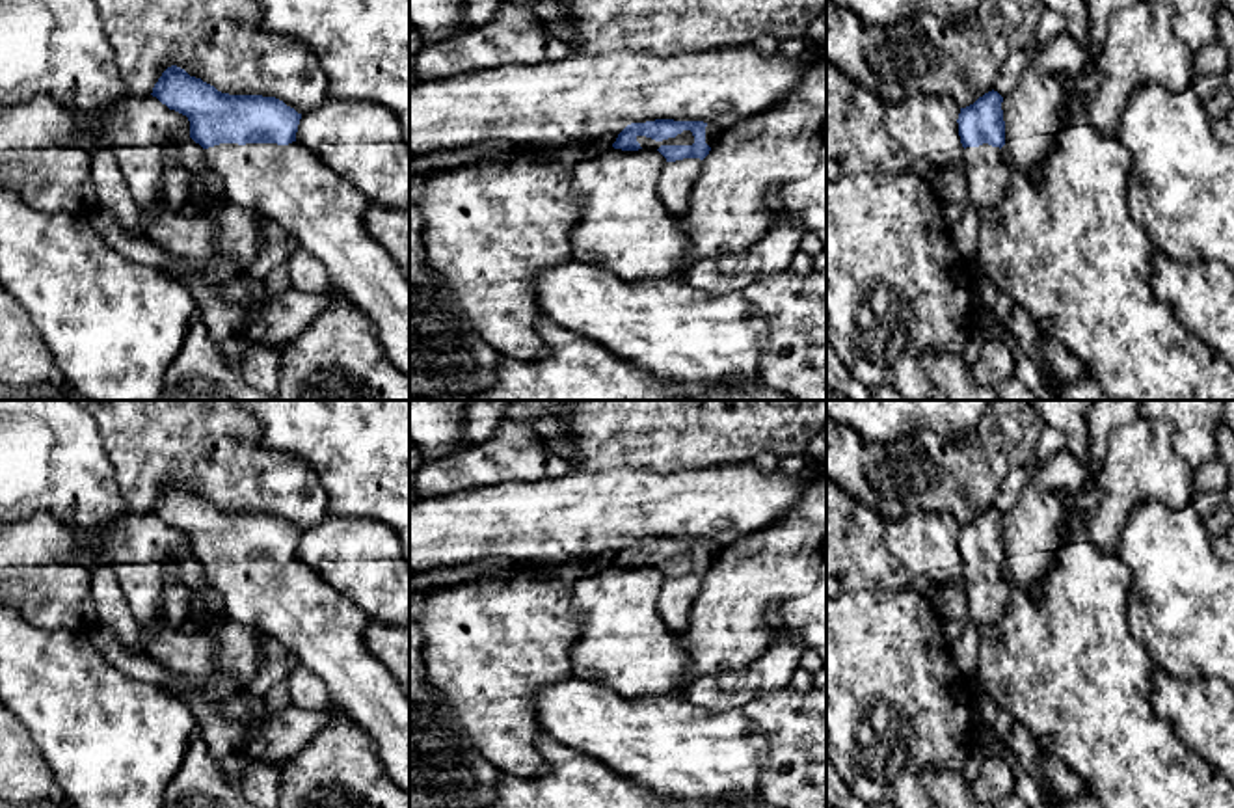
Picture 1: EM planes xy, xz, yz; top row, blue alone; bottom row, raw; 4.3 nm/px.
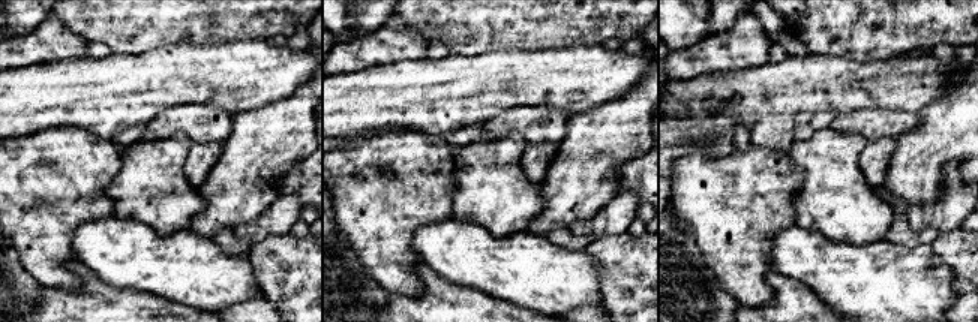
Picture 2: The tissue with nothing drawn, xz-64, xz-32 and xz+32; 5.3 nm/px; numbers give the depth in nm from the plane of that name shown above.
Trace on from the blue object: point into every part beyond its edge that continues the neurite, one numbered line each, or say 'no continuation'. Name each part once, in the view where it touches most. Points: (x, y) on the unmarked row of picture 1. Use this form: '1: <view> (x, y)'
1: xz (685, 555)

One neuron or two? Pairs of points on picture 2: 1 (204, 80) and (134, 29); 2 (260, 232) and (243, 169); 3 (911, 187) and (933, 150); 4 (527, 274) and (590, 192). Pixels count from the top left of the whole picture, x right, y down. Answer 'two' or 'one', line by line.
1: two
2: two
3: one
4: two

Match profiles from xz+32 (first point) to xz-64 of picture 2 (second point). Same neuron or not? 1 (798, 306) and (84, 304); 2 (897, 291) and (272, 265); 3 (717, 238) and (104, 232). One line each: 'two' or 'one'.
1: one
2: two
3: two

